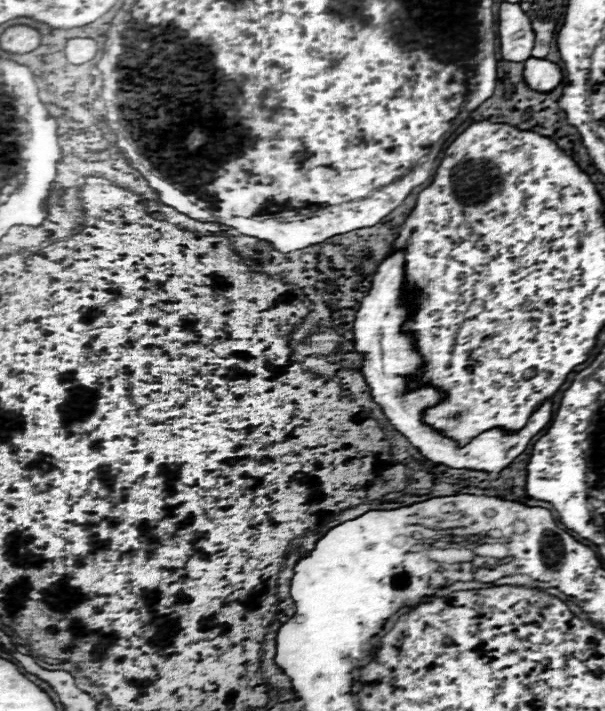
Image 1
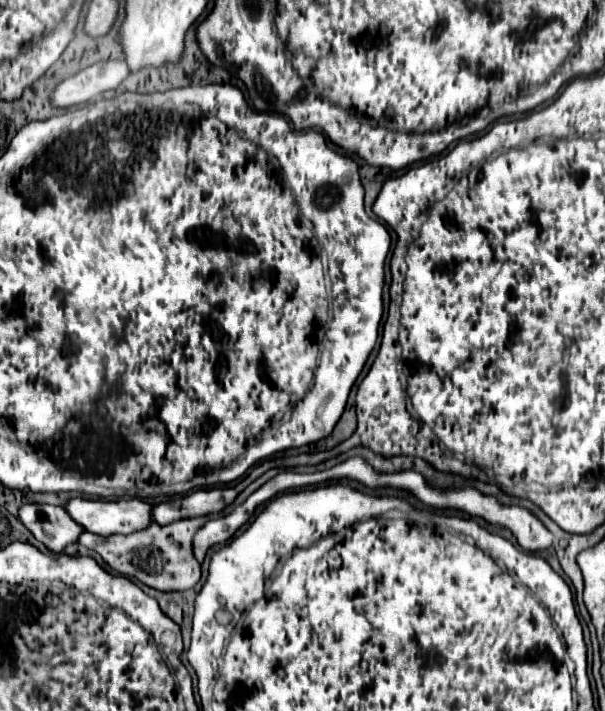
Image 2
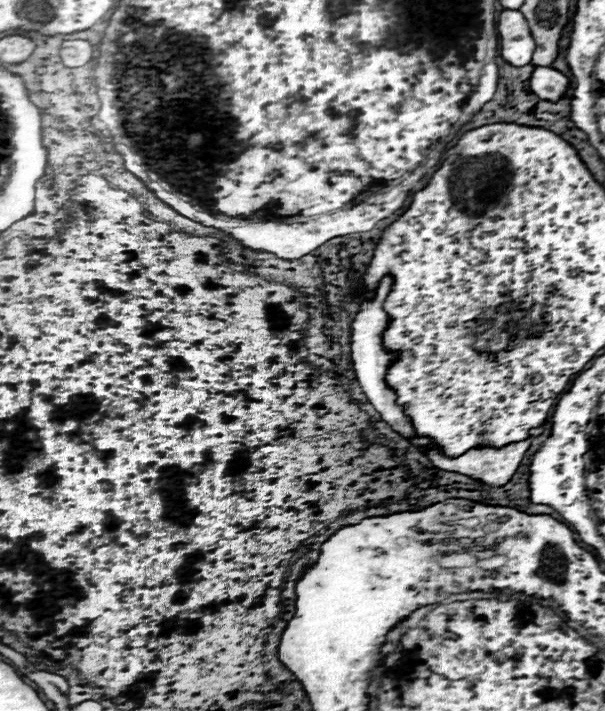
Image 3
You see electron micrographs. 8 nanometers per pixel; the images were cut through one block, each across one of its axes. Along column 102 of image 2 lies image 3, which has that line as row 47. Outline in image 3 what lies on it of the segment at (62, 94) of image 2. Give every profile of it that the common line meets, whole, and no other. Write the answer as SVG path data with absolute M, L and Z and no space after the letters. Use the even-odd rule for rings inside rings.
M66 40L60 48L62 64L68 68L84 66L86 62L92 60L92 54L94 54L94 46L88 40Z

